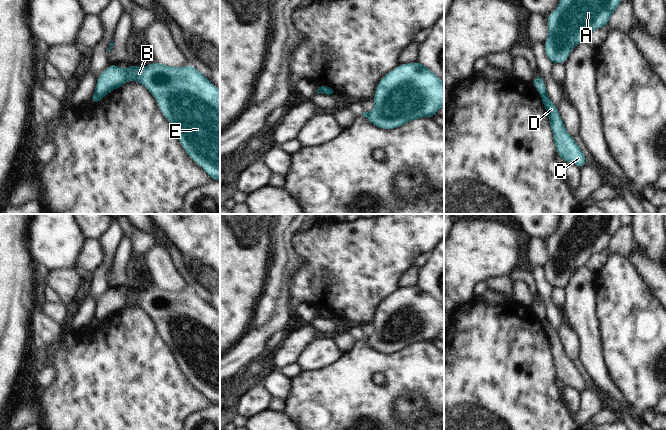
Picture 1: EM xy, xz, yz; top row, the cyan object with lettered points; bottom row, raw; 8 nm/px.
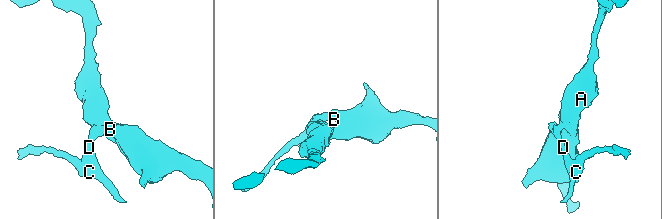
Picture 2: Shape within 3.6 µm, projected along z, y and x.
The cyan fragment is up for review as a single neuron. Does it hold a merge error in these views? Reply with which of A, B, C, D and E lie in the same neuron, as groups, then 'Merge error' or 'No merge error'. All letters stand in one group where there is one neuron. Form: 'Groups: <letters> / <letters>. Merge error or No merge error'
Groups: A B E / C D. Merge error.

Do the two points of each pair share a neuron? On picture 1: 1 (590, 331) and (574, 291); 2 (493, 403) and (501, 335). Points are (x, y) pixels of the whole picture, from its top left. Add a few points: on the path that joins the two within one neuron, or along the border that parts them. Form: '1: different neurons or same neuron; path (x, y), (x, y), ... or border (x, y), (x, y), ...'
1: same neuron; path (585, 321), (580, 309), (580, 301)
2: same neuron; path (495, 386), (497, 384), (497, 357), (501, 352)

